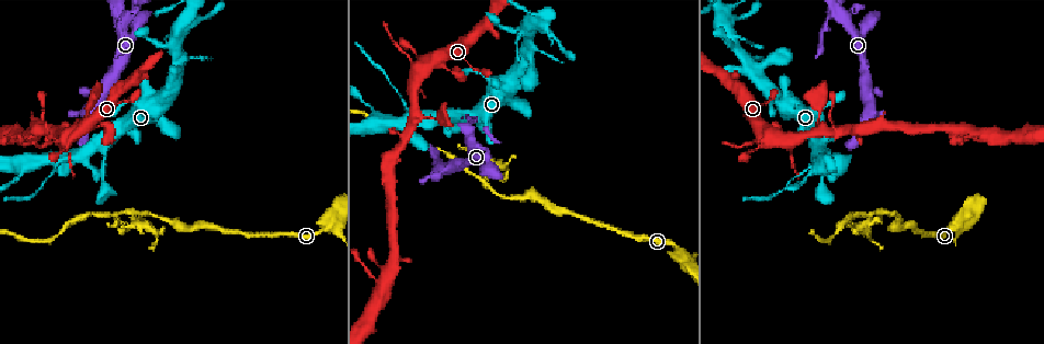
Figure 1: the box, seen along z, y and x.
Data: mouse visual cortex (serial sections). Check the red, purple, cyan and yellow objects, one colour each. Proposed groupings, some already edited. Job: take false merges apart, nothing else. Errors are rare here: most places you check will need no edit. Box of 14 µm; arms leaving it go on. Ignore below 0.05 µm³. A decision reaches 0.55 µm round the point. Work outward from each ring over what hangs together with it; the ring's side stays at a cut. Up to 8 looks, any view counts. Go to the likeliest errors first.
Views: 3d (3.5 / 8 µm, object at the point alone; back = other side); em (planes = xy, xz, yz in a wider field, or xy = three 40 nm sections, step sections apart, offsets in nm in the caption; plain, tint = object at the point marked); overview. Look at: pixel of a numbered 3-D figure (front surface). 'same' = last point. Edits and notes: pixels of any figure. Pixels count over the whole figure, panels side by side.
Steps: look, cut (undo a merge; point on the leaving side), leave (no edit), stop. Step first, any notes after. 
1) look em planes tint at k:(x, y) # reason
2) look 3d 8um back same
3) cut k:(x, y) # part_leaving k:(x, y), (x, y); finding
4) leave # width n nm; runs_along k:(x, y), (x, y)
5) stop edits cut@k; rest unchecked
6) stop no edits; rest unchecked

look 3d 3.5um at 1:(54, 169) # sudden change in width

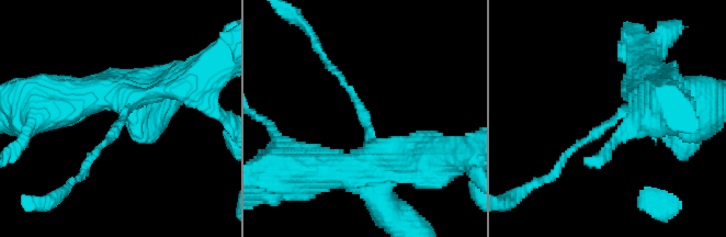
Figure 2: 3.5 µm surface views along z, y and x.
look em xy step 2 tint at 2:(116, 125) # arm_widths 100, 350 nm; need the tissue

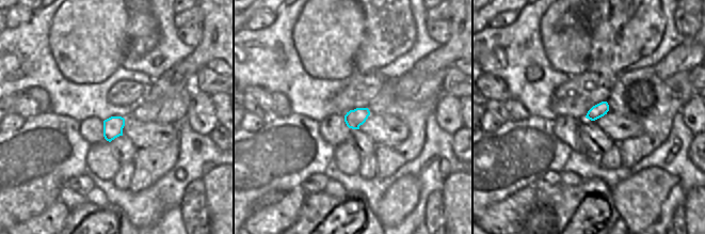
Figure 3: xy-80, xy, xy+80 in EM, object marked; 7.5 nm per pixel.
look em planes tint same

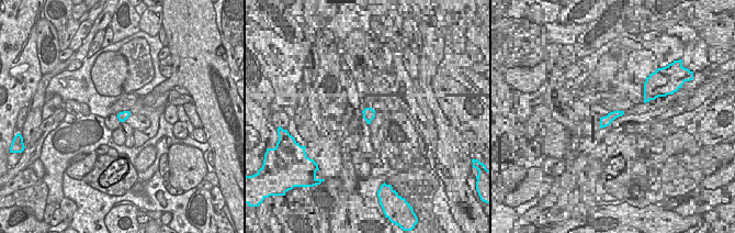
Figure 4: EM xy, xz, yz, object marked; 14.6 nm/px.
cut 2:(86, 164) # part_leaving 2:(104, 143), (83, 173), (54, 196); a second cell is stuck on

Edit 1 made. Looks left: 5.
look overview # see it whole again

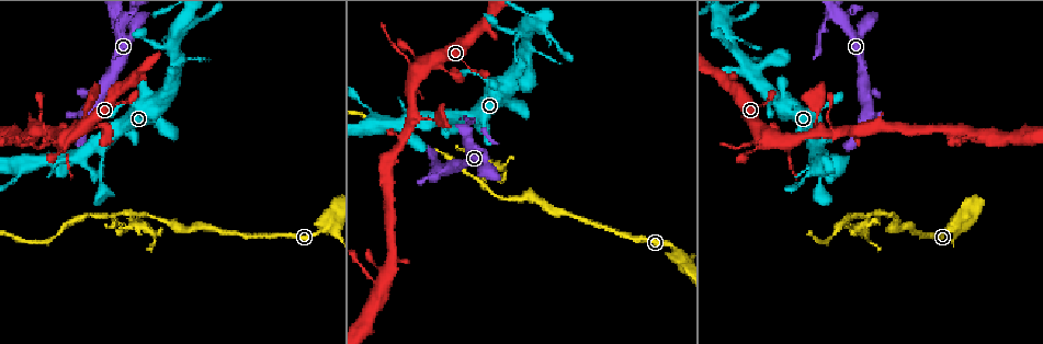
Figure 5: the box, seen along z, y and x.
look 3d 3.5um at 5:(677, 251) # small branch off a trunk

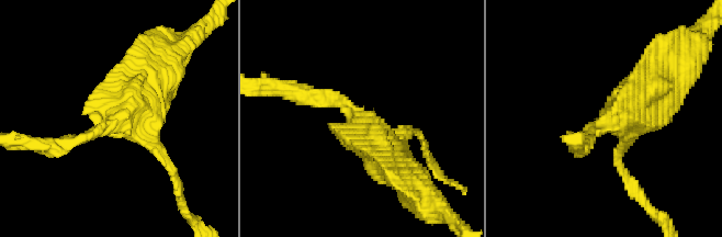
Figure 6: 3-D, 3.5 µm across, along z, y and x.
look em xy step 2 tint at 6:(361, 121) # arms 4; arm_widths 200, 200, 450, 500 nm; now the EM

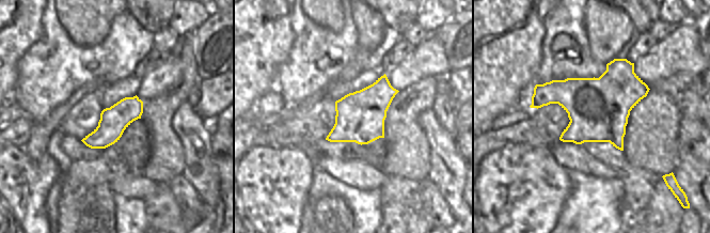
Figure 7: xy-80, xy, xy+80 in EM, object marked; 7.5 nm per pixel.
leave # runs_along 6:(300, 96), (340, 103), (397, 171); one cell here

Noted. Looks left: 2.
look 3d 3.5um at 5:(542, 27)

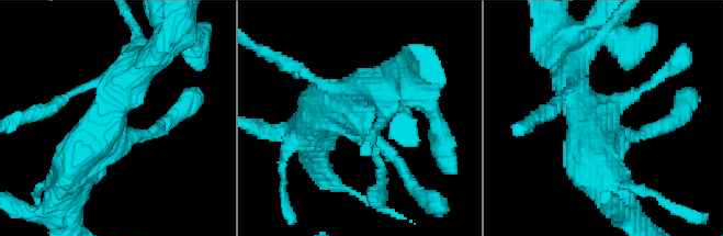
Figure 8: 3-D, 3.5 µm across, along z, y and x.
look em xy step 5 tint at 8:(357, 125) # now the EM

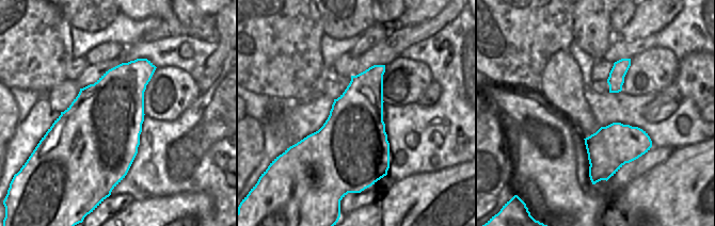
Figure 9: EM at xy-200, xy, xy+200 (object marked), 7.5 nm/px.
leave # arms 4; arm_widths 150, 200, 400, 500 nm; runs_along 8:(616, 194), (592, 160), (571, 82); continuous, no second cell

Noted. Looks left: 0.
stop edits cut@2; rest unchecked

